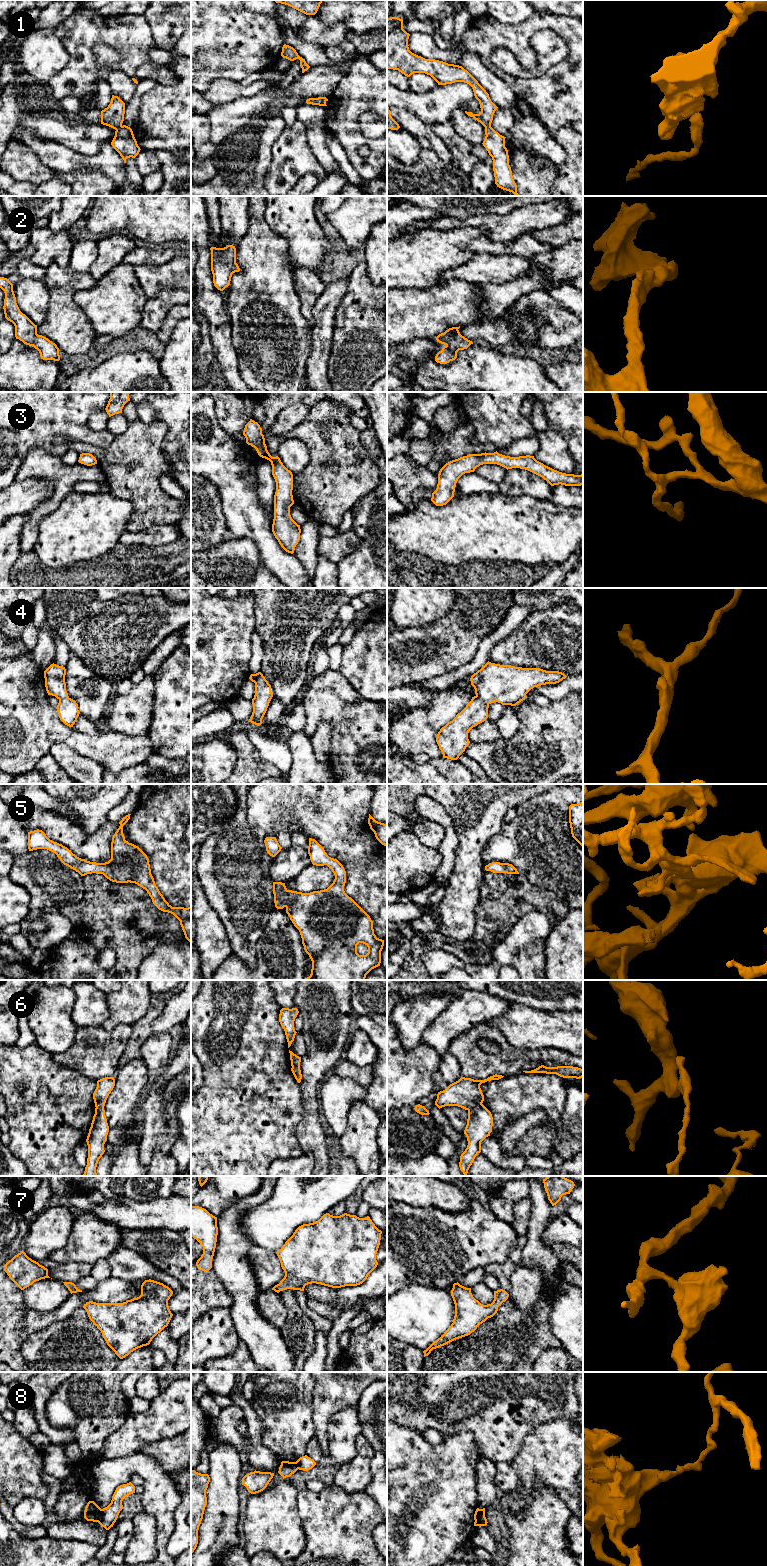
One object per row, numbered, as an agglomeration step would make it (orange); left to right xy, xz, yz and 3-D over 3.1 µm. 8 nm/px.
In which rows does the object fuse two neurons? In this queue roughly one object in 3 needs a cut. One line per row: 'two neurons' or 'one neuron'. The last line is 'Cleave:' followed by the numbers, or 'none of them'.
1: two neurons
2: one neuron
3: one neuron
4: one neuron
5: one neuron
6: two neurons
7: one neuron
8: two neurons
Cleave: 1, 6, 8

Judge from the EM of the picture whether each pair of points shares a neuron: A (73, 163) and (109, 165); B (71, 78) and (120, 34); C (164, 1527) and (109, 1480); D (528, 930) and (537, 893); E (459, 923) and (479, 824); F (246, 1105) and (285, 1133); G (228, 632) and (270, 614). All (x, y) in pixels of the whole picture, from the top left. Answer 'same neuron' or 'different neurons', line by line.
A: same neuron
B: same neuron
C: same neuron
D: different neurons
E: same neuron
F: same neuron
G: different neurons

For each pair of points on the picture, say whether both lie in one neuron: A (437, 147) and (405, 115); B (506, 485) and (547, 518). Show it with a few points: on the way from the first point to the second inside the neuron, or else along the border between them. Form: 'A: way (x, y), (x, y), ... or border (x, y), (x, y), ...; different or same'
A: way (432, 138), (414, 124); same
B: border (500, 491), (508, 495), (532, 496), (543, 500); different

